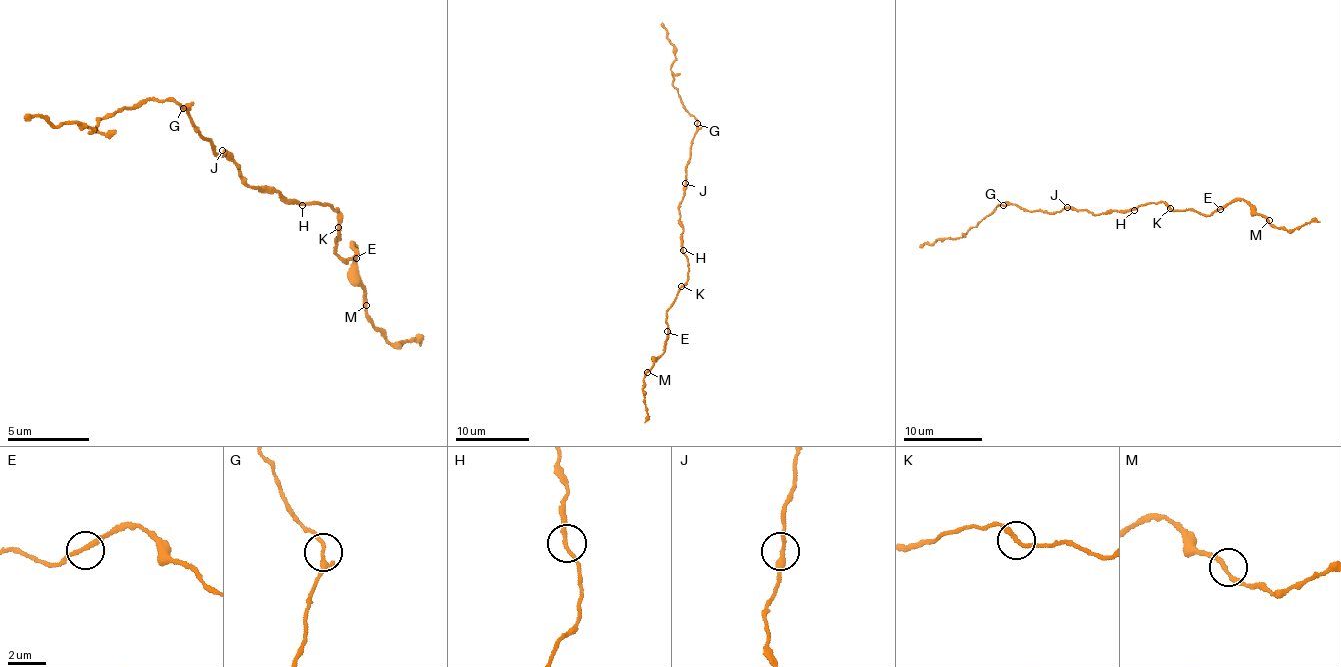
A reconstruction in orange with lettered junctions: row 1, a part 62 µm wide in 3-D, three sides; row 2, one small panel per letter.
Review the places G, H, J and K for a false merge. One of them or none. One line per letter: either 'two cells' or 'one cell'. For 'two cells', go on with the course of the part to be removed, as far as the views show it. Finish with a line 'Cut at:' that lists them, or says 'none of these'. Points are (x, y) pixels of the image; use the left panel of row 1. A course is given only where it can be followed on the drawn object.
G: one cell
H: one cell
J: one cell
K: one cell
Cut at: none of these

